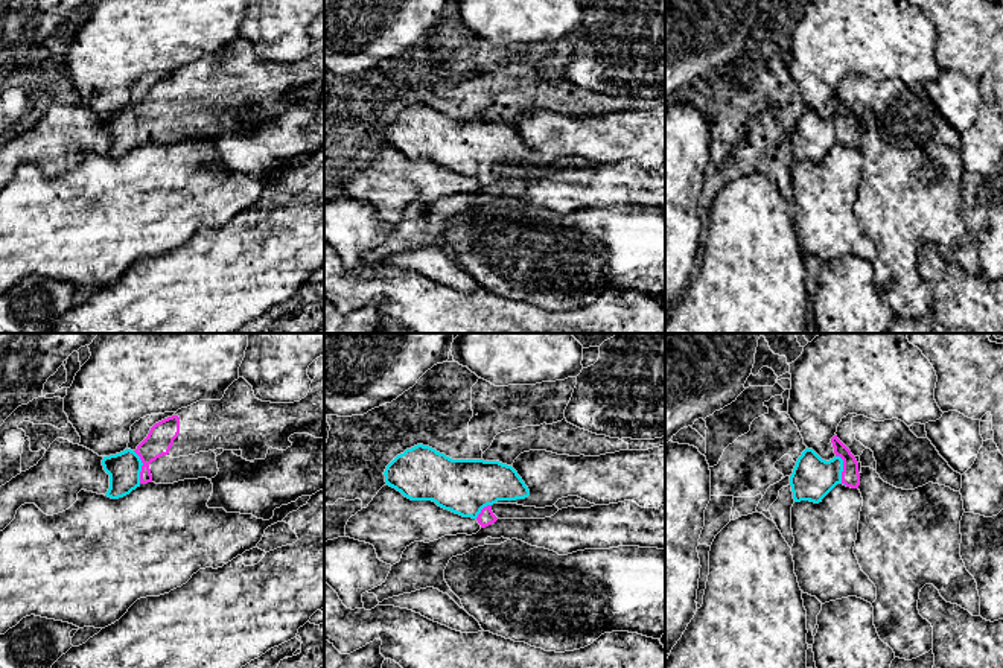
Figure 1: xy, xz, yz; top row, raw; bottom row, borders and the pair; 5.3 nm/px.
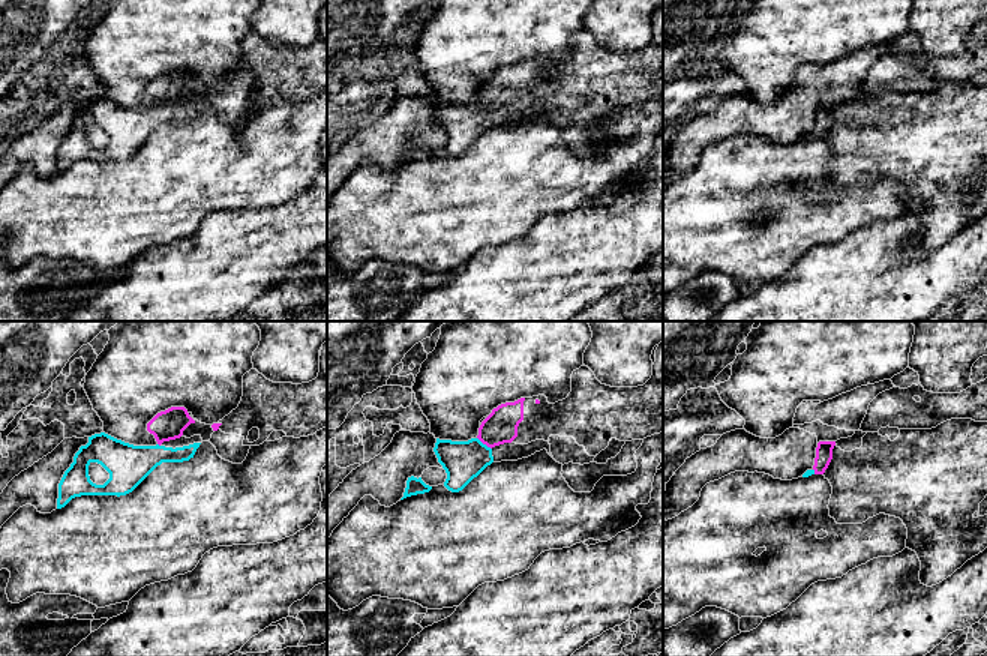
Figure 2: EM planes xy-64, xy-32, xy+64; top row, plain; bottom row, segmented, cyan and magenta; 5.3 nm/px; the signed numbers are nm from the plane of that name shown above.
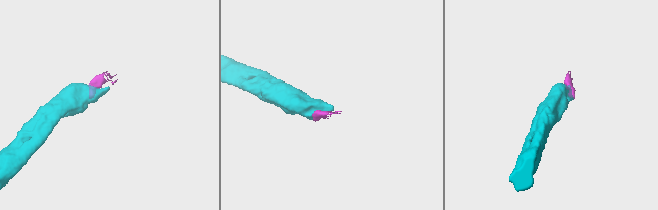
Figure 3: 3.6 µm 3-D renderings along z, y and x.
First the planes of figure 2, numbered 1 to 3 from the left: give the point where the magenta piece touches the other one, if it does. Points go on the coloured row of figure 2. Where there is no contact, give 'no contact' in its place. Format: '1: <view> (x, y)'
1: no contact
2: xy-32 (485, 445)
3: xy+64 (813, 472)

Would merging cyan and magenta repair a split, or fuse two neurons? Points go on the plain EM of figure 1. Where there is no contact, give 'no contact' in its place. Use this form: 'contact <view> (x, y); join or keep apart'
contact xy (140, 127); join

